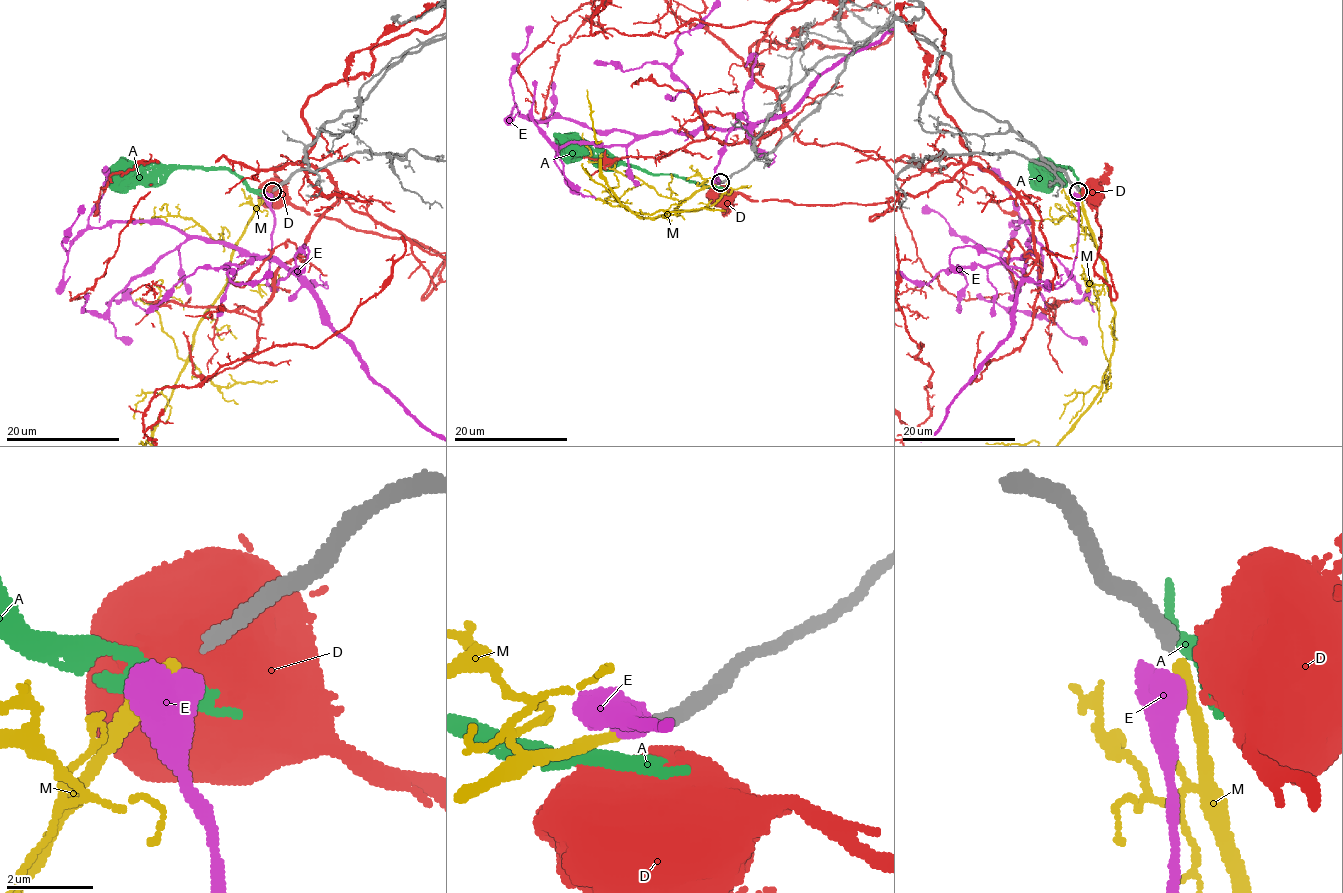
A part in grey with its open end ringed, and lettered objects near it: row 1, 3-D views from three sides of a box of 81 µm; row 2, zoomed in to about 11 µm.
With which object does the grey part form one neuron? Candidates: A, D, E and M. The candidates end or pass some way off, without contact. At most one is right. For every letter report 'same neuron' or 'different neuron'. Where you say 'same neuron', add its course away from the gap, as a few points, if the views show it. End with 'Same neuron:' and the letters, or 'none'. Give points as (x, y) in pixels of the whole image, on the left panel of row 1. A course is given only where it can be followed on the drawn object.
A: different neuron
D: different neuron
E: different neuron
M: same neuron
Same neuron: M

